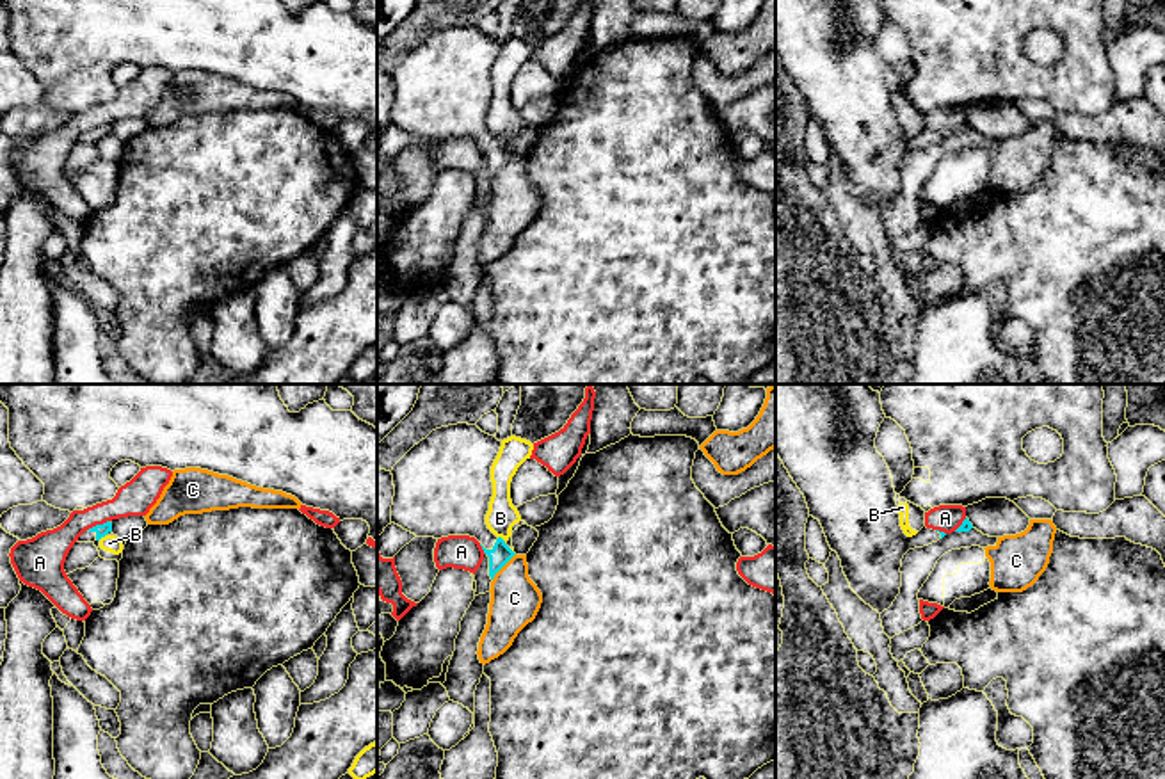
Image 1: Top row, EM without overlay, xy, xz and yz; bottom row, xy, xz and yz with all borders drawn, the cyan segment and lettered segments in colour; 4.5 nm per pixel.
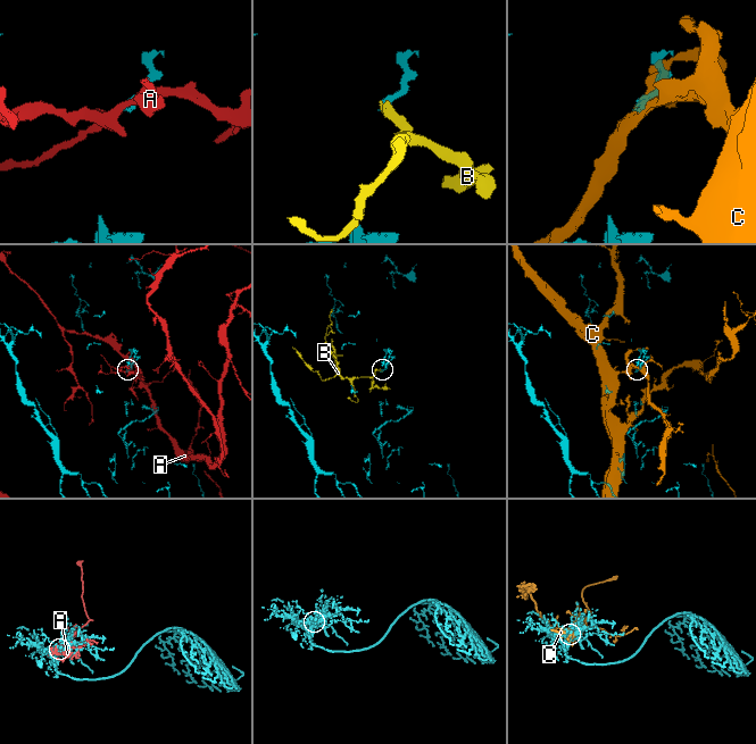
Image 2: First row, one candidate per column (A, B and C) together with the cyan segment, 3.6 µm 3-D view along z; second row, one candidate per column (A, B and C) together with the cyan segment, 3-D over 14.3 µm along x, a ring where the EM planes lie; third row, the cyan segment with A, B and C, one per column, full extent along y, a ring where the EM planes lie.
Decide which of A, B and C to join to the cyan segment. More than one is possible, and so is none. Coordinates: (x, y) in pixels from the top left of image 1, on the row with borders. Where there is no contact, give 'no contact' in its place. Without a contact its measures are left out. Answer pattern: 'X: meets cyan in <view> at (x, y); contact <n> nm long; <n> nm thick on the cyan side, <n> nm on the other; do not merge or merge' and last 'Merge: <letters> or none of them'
A: meets cyan in xy at (98, 525); contact 110 nm long; 60 nm thick on the cyan side, 160 nm on the other; do not merge
B: meets cyan in xy at (102, 536); contact 50 nm long; 60 nm thick on the cyan side, 80 nm on the other; do not merge
C: meets cyan in xz at (504, 564); contact 160 nm long; 90 nm thick on the cyan side, 220 nm on the other; do not merge
Merge: none of them

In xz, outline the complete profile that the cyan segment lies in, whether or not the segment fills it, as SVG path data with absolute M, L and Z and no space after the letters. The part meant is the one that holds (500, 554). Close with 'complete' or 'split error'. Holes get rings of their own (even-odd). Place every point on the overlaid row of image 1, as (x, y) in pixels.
M448 425L432 430L391 470L395 486L391 523L416 537L475 537L489 557L491 580L516 555L505 541L496 537L486 525L486 514L493 496L491 466L500 446L502 441L482 432L477 425Z; split error

